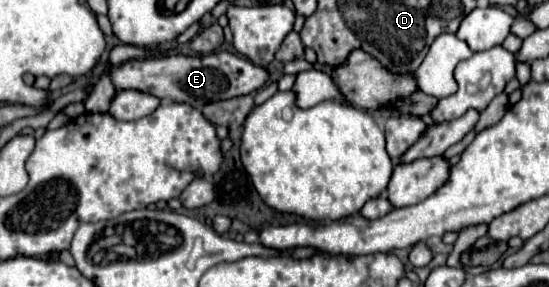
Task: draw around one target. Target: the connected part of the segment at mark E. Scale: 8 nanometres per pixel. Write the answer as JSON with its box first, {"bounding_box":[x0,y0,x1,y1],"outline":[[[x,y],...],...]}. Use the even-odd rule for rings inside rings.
{"bounding_box":[110,51,268,109],"outline":[[[216,51],[210,55],[162,55],[162,57],[150,57],[150,59],[134,59],[126,61],[120,67],[110,71],[110,81],[116,91],[142,91],[148,95],[154,95],[158,99],[172,99],[176,103],[188,103],[194,109],[202,109],[206,103],[212,101],[224,101],[240,95],[248,95],[252,91],[258,91],[268,79],[268,73],[264,67],[254,65],[252,61],[232,55],[228,51]]]}

